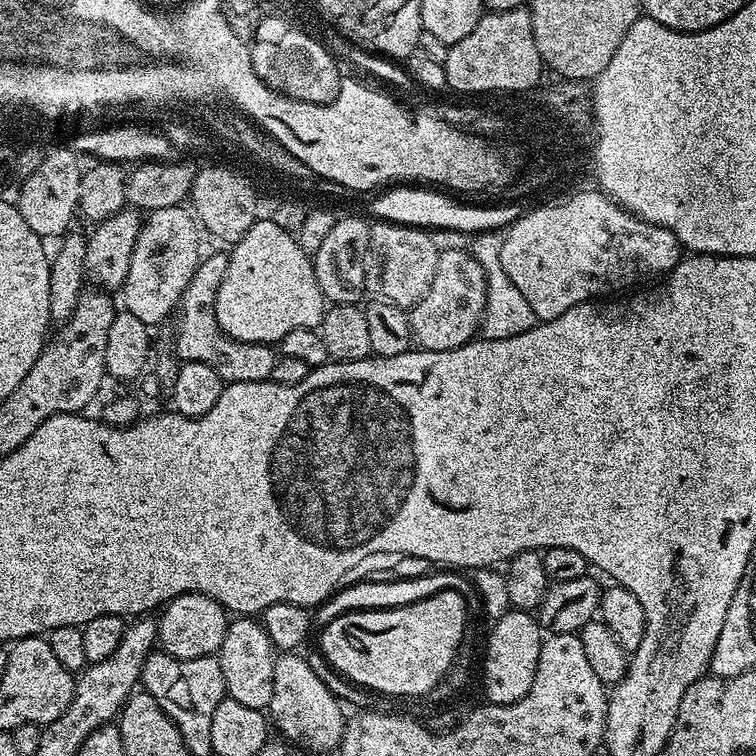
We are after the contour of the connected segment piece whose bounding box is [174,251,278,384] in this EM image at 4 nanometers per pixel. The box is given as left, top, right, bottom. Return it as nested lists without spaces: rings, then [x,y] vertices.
[[[227,251],[216,252],[213,256],[205,255],[196,267],[194,278],[190,278],[190,286],[186,286],[178,305],[180,321],[174,331],[176,353],[181,361],[202,362],[210,366],[210,370],[214,370],[214,374],[218,374],[224,384],[271,380],[278,359],[273,345],[247,344],[235,340],[225,334],[222,326],[218,326],[216,295],[218,286],[222,286],[222,278],[226,278],[228,258]]]

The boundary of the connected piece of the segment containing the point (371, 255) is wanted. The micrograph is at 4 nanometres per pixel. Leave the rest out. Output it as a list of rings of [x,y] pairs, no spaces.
[[[376,222],[371,225],[368,229],[368,249],[366,250],[366,282],[368,283],[367,291],[371,293],[373,297],[389,300],[394,306],[403,308],[405,310],[411,310],[414,305],[416,305],[420,299],[426,294],[426,290],[430,290],[430,282],[434,282],[434,270],[438,266],[438,258],[441,254],[441,249],[436,248],[436,244],[431,240],[429,233],[422,228],[408,227],[404,224],[398,223],[385,223]]]

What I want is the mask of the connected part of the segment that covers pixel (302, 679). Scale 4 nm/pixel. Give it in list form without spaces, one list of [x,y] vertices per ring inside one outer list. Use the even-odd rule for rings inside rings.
[[[280,652],[276,656],[274,694],[270,698],[267,711],[275,731],[277,728],[284,735],[281,737],[295,744],[297,748],[305,749],[309,753],[339,749],[346,715],[344,716],[343,710],[340,709],[335,694],[328,689],[327,682],[300,657],[300,654]]]

